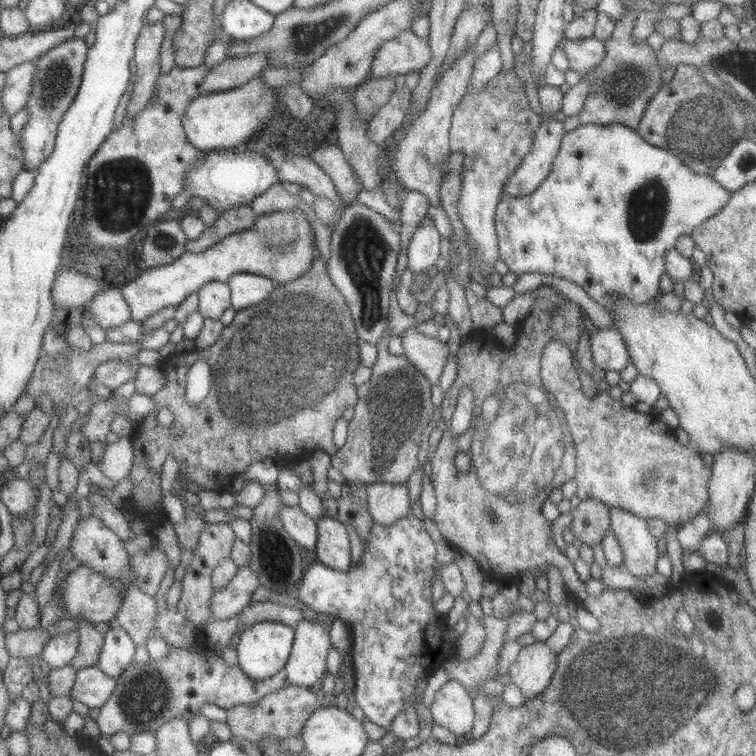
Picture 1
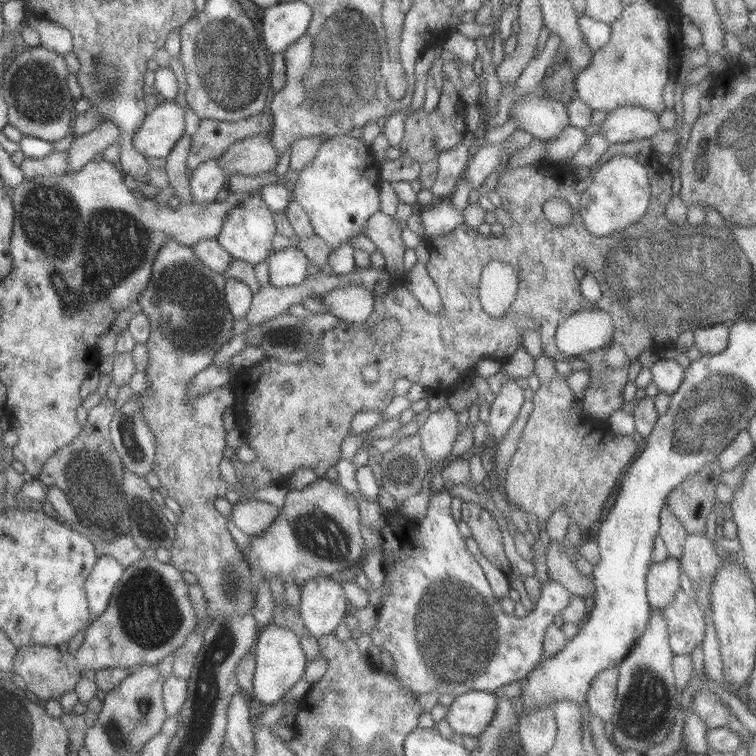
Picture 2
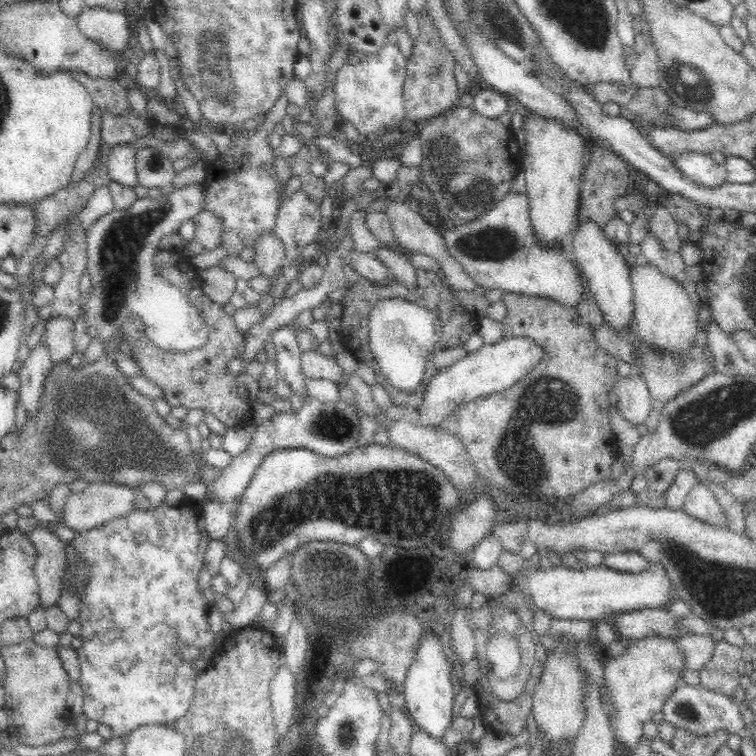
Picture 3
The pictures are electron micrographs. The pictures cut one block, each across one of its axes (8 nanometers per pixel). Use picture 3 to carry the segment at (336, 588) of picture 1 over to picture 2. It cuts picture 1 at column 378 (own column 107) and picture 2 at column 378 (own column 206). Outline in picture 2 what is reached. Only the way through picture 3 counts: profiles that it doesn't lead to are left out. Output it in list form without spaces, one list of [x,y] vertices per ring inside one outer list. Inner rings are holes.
[[[447,490],[435,494],[429,500],[426,517],[421,522],[403,519],[396,510],[384,512],[385,524],[380,530],[370,530],[361,520],[362,538],[368,548],[366,554],[377,546],[382,550],[385,581],[390,584],[390,589],[386,589],[376,605],[378,623],[369,636],[374,646],[389,652],[396,668],[392,674],[416,698],[430,692],[458,696],[480,690],[494,694],[501,686],[524,680],[543,658],[546,629],[572,598],[564,585],[548,581],[541,585],[536,607],[524,618],[506,615],[482,567],[468,550],[457,520],[452,517],[452,499]]]

